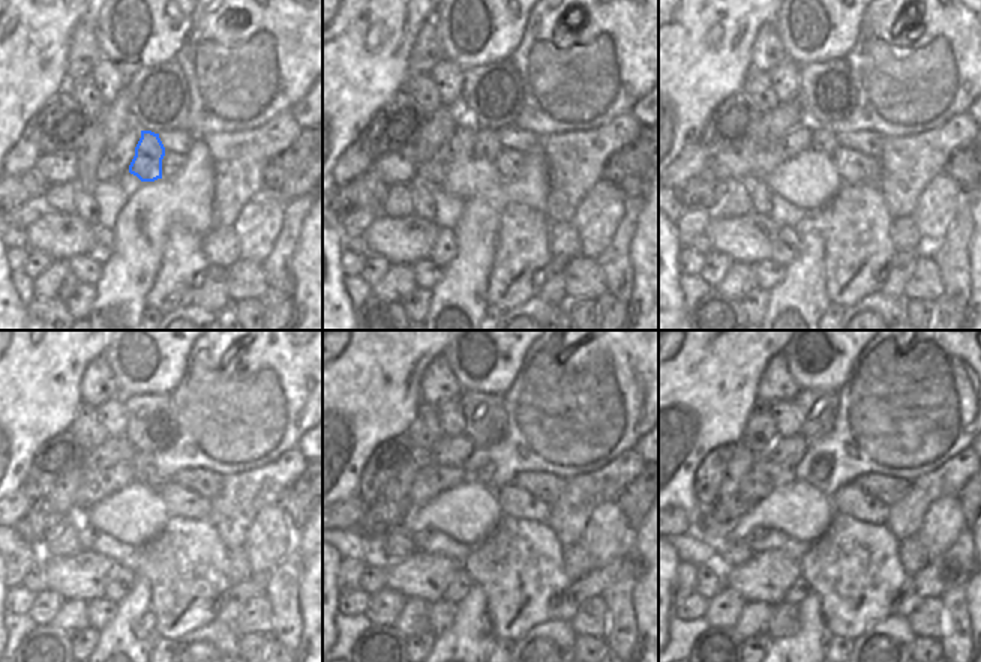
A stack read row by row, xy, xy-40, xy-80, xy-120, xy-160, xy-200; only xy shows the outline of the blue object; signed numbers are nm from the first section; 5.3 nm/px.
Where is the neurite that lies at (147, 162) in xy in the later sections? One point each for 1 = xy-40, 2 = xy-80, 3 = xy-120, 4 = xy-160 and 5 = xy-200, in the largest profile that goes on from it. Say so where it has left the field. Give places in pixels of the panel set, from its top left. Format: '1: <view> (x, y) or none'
1: xy-40 (486, 146)
2: xy-80 (822, 140)
3: xy-120 (147, 476)
4: xy-160 (485, 473)
5: xy-200 (822, 466)

